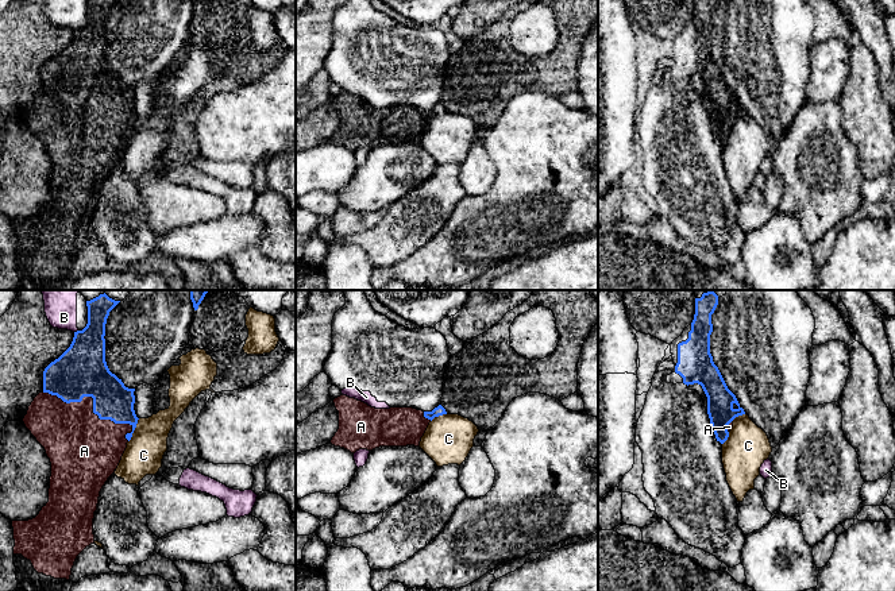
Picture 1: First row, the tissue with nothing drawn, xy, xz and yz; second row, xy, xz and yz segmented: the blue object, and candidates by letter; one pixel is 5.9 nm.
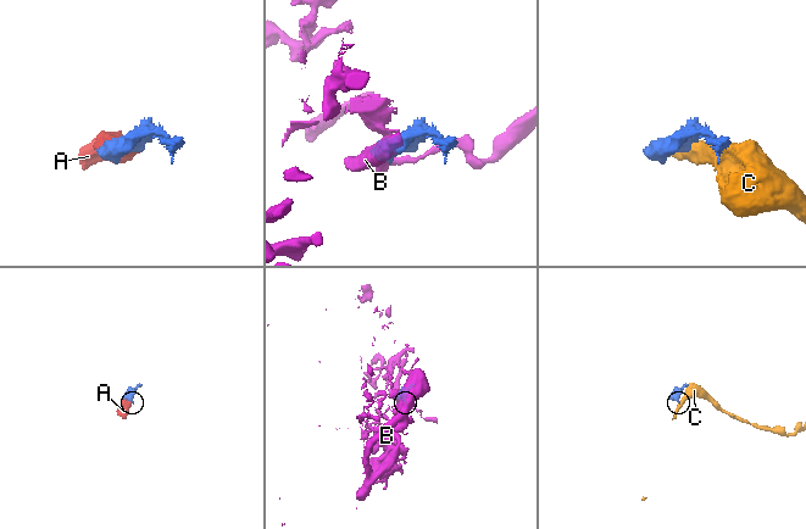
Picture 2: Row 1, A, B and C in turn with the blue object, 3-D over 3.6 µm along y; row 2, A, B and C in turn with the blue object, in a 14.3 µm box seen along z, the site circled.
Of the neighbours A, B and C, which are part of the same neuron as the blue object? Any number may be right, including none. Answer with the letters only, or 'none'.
A

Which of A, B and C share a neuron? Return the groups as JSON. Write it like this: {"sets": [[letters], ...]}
{"sets": [["A"], ["B"], ["C"]]}

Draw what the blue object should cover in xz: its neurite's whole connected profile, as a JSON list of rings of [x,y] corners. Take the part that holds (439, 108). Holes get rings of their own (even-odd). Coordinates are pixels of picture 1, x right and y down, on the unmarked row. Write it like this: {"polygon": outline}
{"polygon": [[[343,92],[333,101],[339,109],[339,127],[331,142],[351,151],[379,144],[418,144],[429,120],[447,112],[441,103],[432,109],[413,105],[375,107]]]}

